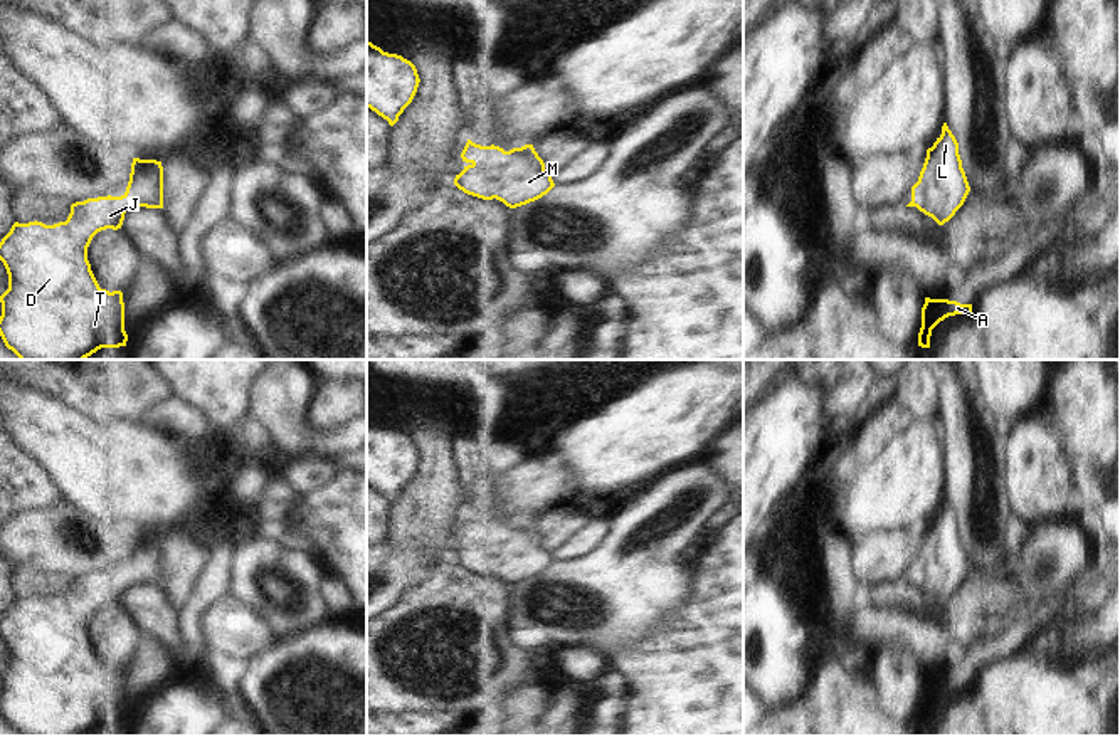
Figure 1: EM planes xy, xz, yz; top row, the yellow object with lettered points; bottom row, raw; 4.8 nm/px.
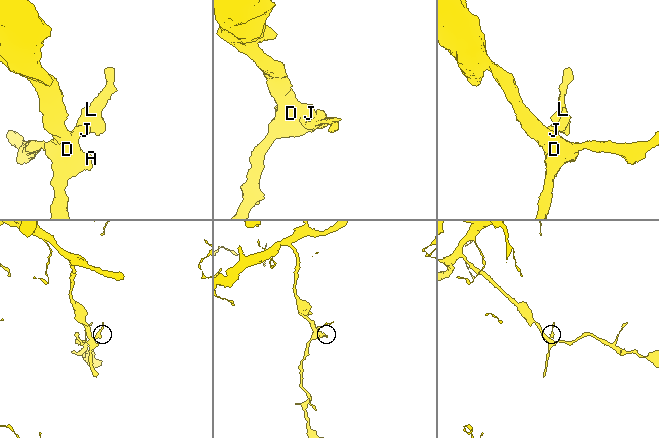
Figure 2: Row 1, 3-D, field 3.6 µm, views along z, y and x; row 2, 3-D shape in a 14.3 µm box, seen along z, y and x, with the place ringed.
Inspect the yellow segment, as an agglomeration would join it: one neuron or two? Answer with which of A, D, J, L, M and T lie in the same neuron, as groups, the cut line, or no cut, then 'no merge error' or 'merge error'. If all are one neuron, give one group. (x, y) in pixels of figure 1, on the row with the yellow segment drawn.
A D J L M T | no cut | no merge error

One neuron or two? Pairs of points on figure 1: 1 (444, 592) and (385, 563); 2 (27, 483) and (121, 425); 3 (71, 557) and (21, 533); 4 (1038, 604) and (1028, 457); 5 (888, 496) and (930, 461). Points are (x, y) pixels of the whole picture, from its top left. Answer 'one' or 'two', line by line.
1: two
2: two
3: one
4: two
5: one

